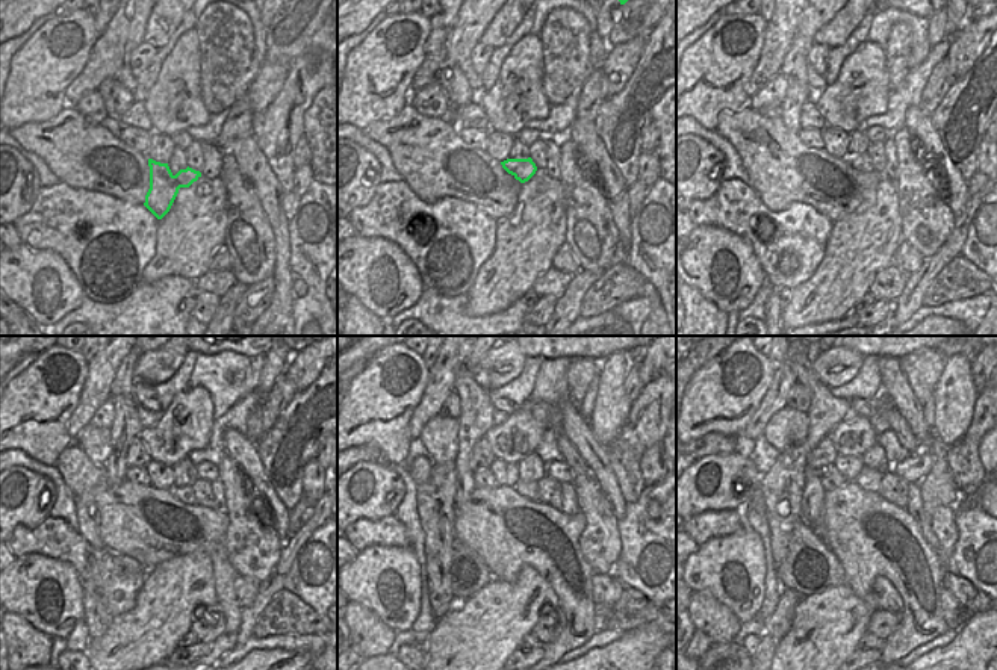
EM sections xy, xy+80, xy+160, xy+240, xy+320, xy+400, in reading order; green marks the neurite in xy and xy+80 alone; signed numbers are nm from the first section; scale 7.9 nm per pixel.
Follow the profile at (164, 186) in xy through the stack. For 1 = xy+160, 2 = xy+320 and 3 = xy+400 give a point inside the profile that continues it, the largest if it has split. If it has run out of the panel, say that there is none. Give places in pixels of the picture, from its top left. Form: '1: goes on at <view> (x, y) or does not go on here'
1: goes on at xy+160 (860, 161)
2: goes on at xy+320 (525, 489)
3: goes on at xy+400 (869, 480)

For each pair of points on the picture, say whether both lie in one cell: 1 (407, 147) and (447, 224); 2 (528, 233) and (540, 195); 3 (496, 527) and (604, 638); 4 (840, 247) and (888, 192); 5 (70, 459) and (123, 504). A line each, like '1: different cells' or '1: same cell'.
1: different cells
2: same cell
3: different cells
4: same cell
5: same cell

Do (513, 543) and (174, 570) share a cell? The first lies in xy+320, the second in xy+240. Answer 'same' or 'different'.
different

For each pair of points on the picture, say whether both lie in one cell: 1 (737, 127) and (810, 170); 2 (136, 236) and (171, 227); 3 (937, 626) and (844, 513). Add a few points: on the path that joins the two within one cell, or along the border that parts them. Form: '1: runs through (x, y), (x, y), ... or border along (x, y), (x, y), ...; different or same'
1: runs through (755, 138), (787, 170), (792, 170); same
2: border along (159, 220), (155, 256), (145, 265); different
3: runs through (910, 598), (902, 586), (902, 576), (870, 542); same

